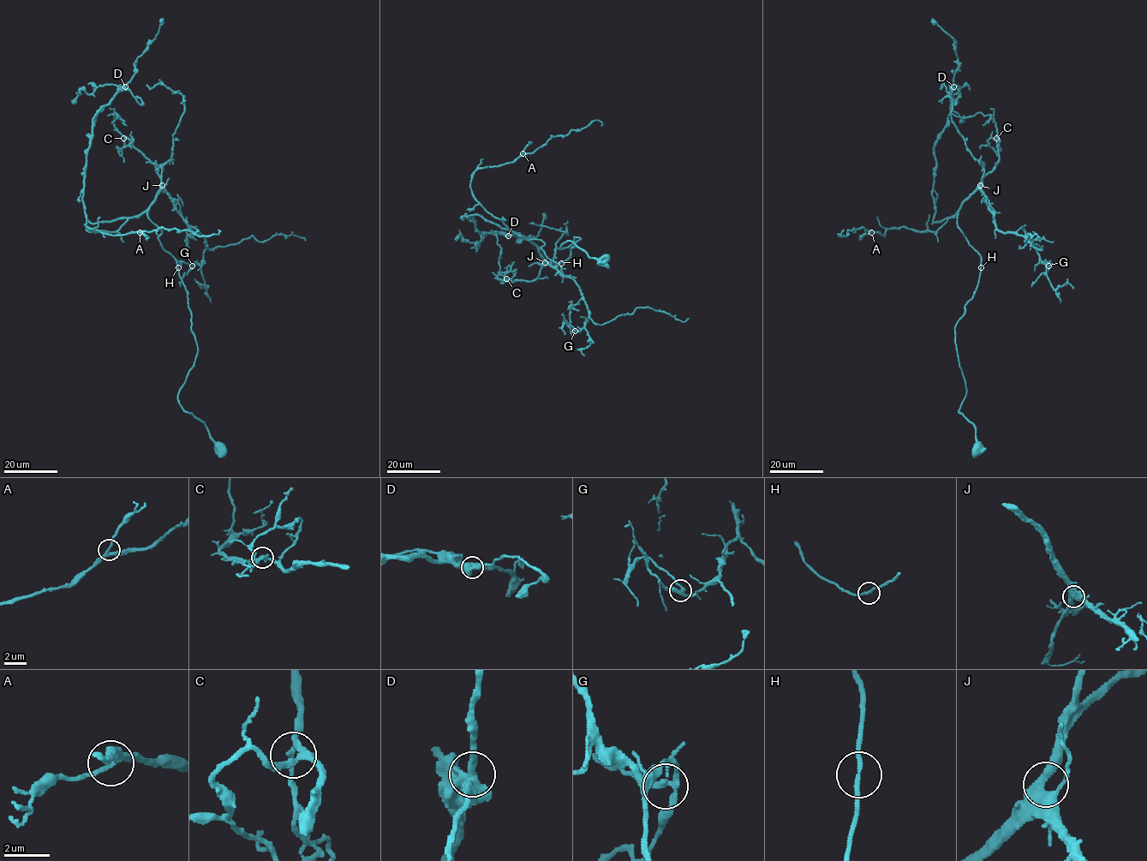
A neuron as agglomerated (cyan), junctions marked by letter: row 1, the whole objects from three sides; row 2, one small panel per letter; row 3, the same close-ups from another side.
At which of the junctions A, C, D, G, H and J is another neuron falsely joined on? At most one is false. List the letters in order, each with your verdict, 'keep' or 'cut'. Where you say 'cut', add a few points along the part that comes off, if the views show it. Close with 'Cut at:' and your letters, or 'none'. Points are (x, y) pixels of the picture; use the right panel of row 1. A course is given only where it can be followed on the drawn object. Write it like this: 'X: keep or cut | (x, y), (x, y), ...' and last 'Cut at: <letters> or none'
A: keep
C: keep
D: keep
G: keep
H: keep
J: keep
Cut at: none

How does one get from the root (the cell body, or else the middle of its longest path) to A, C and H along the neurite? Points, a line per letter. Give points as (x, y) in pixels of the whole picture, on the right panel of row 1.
A: (958, 212), (935, 231), (917, 231), (899, 227), (888, 228), (883, 235), (871, 232)
C: (958, 212), (963, 201), (998, 162), (999, 140), (996, 138)
H: (958, 212), (957, 227), (980, 255), (981, 267)

